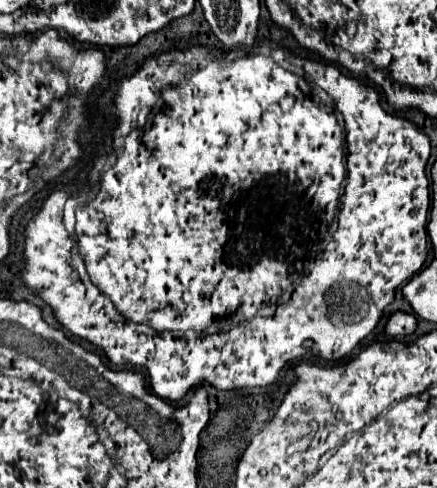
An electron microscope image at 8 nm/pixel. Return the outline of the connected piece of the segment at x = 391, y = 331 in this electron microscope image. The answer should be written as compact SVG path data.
M396 312L390 316L386 324L386 334L388 336L408 336L408 334L414 334L416 328L418 328L418 318L414 314Z

